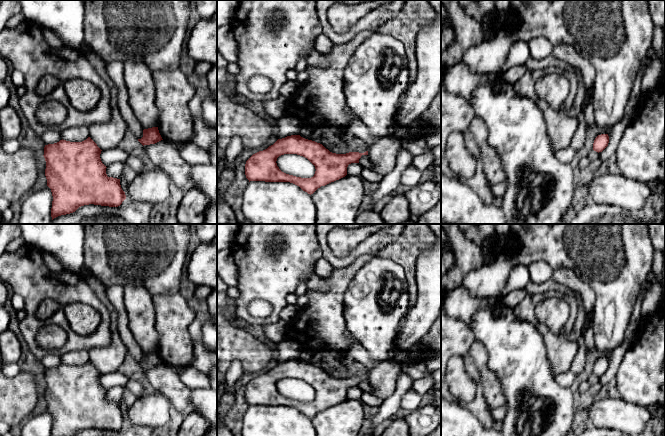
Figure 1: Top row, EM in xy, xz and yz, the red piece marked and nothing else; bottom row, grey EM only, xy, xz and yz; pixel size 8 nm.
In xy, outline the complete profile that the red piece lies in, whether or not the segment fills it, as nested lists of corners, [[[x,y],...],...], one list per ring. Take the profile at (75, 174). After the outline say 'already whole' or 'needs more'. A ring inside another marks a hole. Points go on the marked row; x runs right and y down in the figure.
[[[90,137],[82,142],[62,139],[57,143],[45,145],[43,155],[46,161],[45,176],[53,196],[52,220],[58,216],[73,213],[84,205],[118,207],[126,199],[120,179],[107,176],[107,167],[100,158],[101,151]]]; already whole

